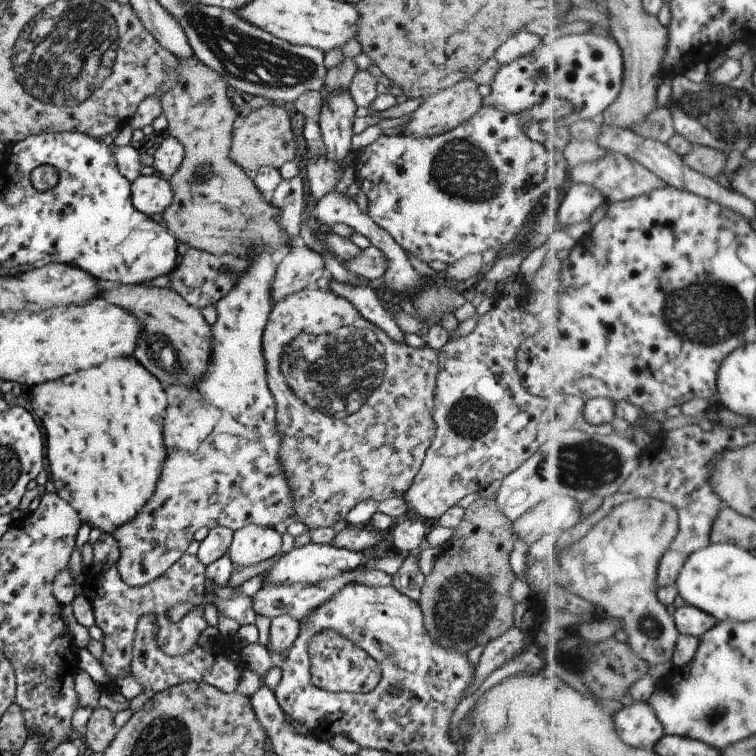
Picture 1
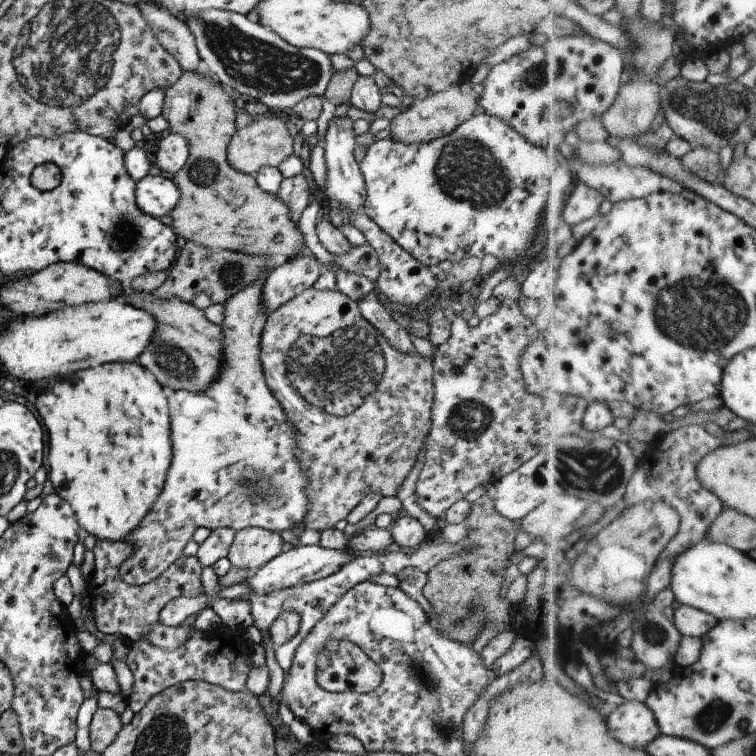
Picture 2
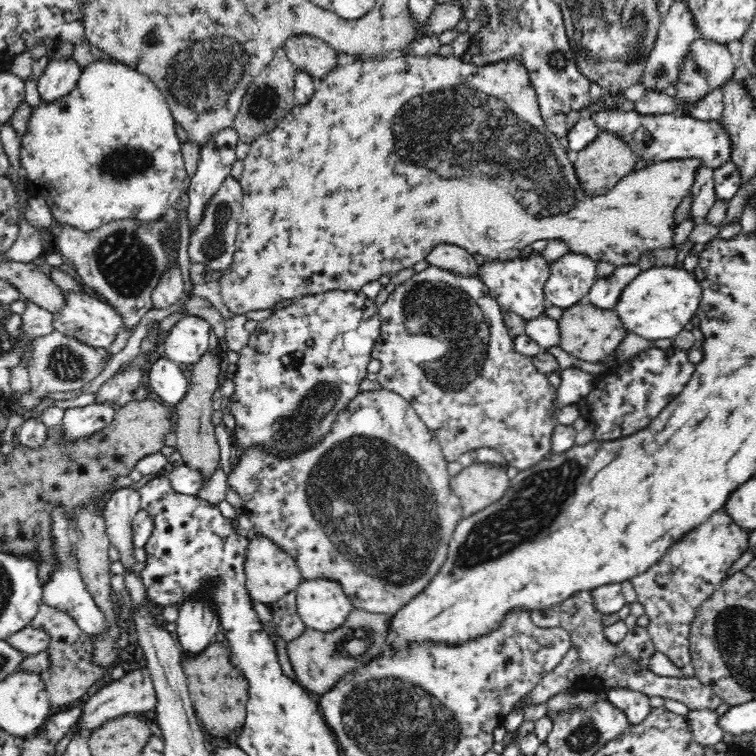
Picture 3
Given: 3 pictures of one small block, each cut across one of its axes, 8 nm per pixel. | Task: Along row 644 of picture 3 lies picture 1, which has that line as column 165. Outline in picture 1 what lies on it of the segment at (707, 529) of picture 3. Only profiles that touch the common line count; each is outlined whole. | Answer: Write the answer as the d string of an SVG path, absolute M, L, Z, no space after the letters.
M146 614L138 618L132 638L132 659L130 660L130 674L135 681L143 686L143 692L129 701L129 708L134 712L138 711L143 703L151 698L156 692L161 692L166 688L175 686L183 681L204 682L214 686L217 690L224 693L232 693L238 683L241 670L244 665L237 661L228 660L225 652L226 640L211 643L209 650L195 645L188 653L183 656L170 657L163 654L156 641L156 618L151 614Z

